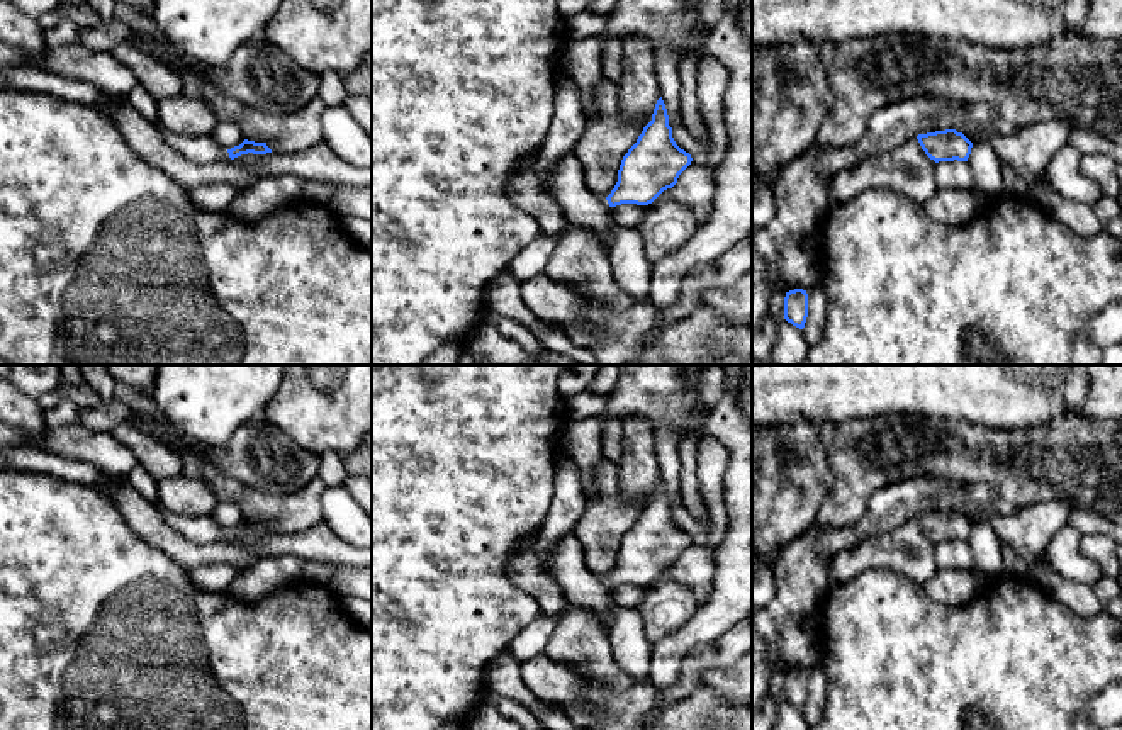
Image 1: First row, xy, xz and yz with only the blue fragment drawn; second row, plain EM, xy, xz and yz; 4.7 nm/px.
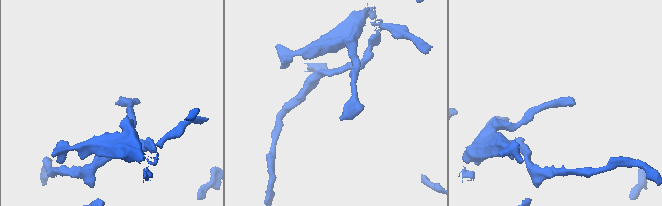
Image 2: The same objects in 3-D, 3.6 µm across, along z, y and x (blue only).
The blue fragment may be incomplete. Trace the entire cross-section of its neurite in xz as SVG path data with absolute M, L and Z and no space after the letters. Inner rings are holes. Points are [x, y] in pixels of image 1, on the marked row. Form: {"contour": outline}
{"contour": "M660 97L652 121L623 156L618 182L606 199L587 190L582 165L574 153L557 161L547 187L567 222L592 231L608 251L613 231L611 209L621 204L652 204L664 190L677 183L691 161L691 154L681 149L672 138L667 109Z"}

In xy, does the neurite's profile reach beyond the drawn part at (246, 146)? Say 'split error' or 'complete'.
split error

